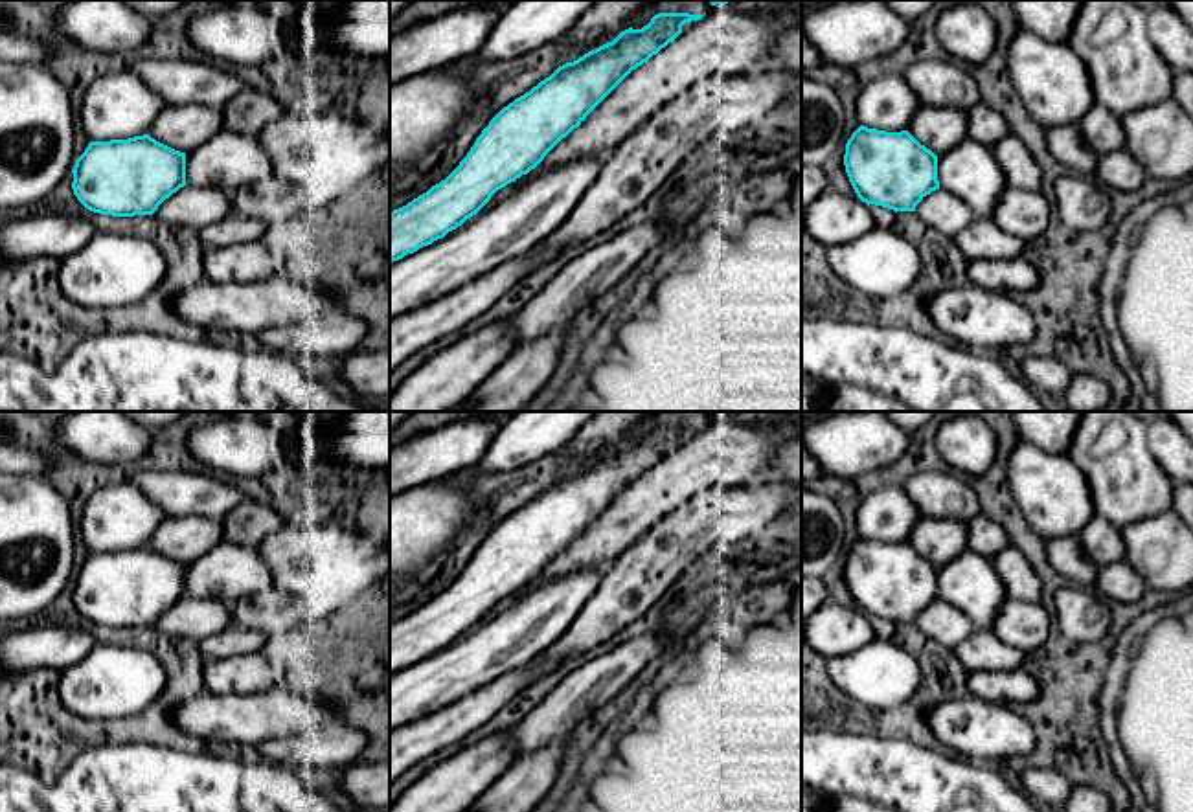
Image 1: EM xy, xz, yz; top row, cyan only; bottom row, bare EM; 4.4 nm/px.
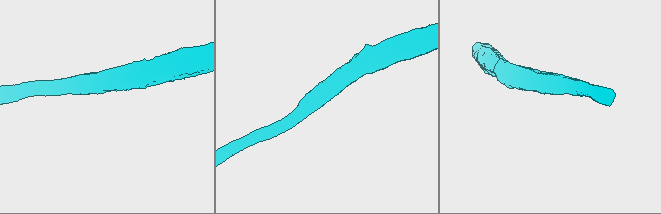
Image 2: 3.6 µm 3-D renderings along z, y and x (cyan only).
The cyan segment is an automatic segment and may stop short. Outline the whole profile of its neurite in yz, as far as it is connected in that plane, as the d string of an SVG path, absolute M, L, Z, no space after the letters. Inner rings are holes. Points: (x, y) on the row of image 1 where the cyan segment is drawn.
M860 125L846 143L846 173L857 197L869 204L897 211L915 211L915 206L939 189L937 156L921 145L908 130L886 132Z

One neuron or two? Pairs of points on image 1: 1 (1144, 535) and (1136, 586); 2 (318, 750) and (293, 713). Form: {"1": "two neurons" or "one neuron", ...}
{"1": "two neurons", "2": "two neurons"}

